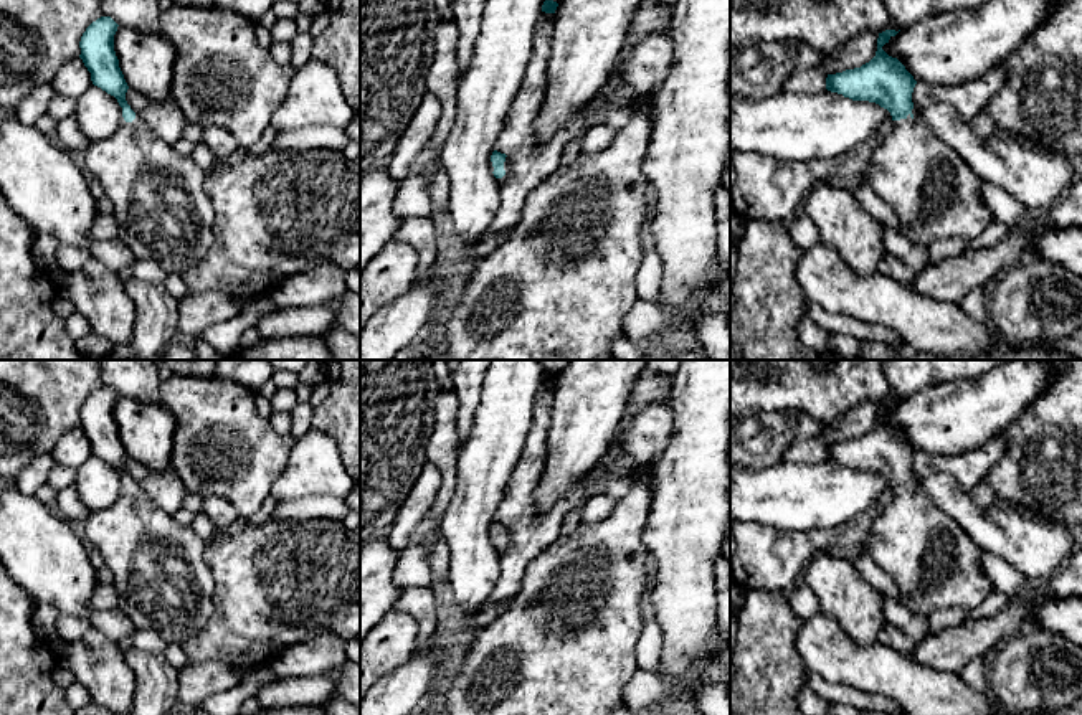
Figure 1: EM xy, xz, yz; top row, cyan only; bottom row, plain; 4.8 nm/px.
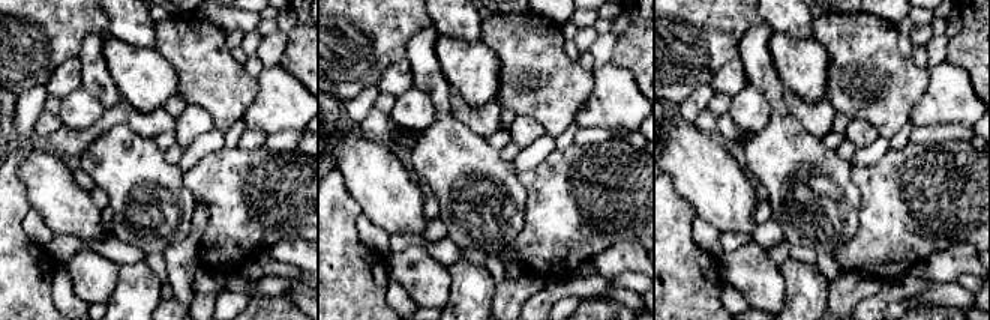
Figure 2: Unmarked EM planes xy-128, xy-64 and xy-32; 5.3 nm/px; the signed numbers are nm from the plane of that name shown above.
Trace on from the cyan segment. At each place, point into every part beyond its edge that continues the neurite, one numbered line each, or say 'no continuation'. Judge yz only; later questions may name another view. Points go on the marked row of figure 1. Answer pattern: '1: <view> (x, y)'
1: yz (935, 195)

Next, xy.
1: xy (164, 213)

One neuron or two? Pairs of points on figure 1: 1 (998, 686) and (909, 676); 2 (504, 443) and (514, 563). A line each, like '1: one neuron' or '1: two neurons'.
1: two neurons
2: two neurons

